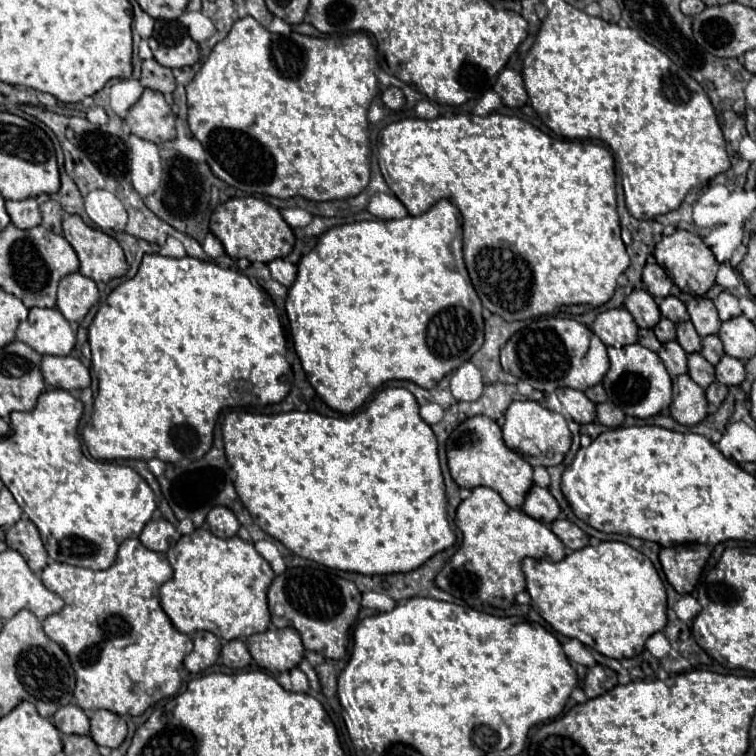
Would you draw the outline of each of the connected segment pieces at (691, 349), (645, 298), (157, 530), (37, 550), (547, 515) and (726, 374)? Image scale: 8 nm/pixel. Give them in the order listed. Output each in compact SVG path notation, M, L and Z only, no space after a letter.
M690 321L678 325L678 343L682 345L682 349L684 349L686 353L696 353L696 351L700 351L702 337L696 333L696 329L694 329L694 325L692 325Z
M634 289L628 297L624 307L630 311L638 327L648 327L652 329L660 321L660 309L656 299L644 291L644 289Z
M166 519L148 521L140 533L140 541L144 547L148 547L150 551L162 551L162 553L168 551L178 539L180 539L180 533Z
M20 519L18 523L14 523L8 531L6 531L6 543L10 549L18 551L28 567L40 575L40 571L46 567L48 563L48 553L44 549L44 543L40 539L40 533L36 529L36 525L30 519Z
M534 485L528 495L526 495L526 501L522 505L524 513L542 521L542 523L552 523L558 515L560 515L560 505L558 501L552 497L552 493L544 487L538 487Z
M724 355L720 359L720 363L716 365L716 379L722 383L722 385L740 385L746 377L746 371L744 371L744 363L740 359L734 359L730 355Z

